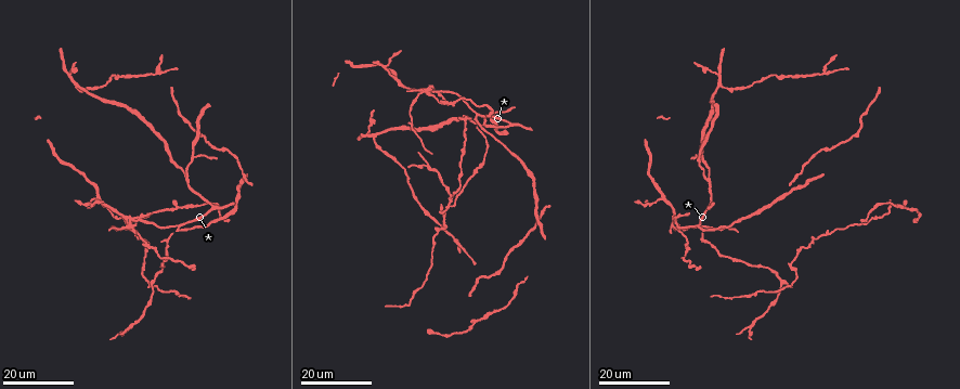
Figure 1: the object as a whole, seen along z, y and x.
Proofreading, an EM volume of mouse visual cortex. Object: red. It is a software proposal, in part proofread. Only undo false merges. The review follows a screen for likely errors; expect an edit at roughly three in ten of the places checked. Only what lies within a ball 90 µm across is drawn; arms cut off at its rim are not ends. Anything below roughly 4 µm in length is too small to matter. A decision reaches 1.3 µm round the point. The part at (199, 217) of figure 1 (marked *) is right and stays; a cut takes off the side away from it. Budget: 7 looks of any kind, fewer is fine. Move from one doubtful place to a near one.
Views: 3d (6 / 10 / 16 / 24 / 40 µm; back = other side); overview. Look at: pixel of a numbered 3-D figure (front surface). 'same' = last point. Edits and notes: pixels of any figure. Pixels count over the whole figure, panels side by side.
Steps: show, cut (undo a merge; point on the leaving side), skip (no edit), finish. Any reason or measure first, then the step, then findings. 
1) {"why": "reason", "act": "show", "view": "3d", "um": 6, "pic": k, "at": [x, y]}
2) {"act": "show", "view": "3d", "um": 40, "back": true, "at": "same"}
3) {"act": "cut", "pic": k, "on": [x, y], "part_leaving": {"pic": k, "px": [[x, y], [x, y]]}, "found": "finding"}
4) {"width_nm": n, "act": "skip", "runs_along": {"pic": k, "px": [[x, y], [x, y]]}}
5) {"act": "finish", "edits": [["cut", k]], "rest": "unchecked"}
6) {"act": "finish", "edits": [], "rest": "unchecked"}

{"why": "branch point", "act": "show", "view": "3d", "um": 24, "pic": 1, "at": [180, 227]}

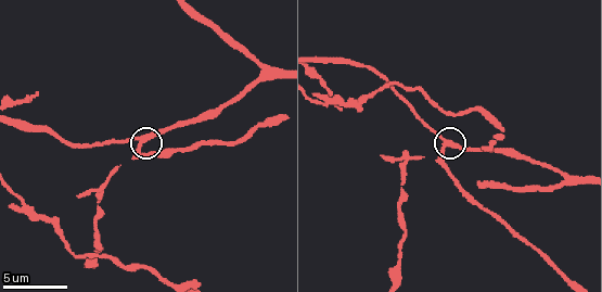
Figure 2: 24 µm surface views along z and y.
{"act": "show", "view": "3d", "um": 10, "pic": 2, "at": [445, 142]}

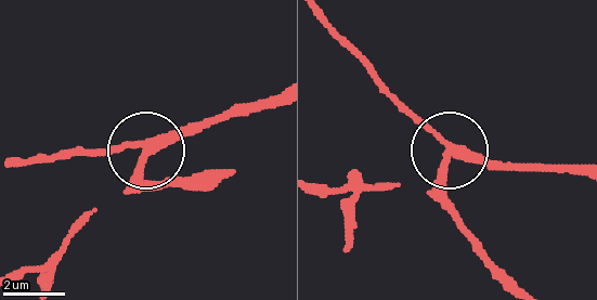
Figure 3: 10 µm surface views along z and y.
{"arms": 3, "act": "skip", "runs_along": {"pic": 3, "px": [[583, 174], [459, 157], [376, 76]]}, "found": "one neuron here"}

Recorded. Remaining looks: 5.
{"why": "three-way junction", "act": "show", "view": "3d", "um": 16, "pic": 1, "at": [193, 155]}

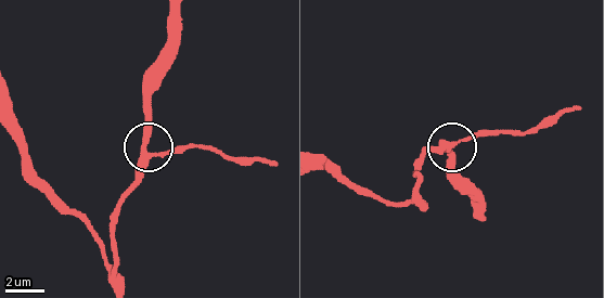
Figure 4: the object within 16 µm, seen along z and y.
{"why": "zoom in", "act": "show", "view": "3d", "um": 6, "pic": 4, "at": [149, 154]}

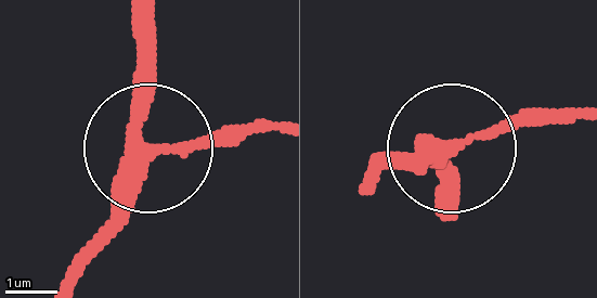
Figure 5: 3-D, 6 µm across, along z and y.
{"side_arm_um": 8, "act": "skip", "runs_along": {"pic": 5, "px": [[72, 271], [137, 155], [278, 129]]}, "found": "all the same neuron"}

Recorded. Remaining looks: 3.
{"why": "branch point", "act": "show", "view": "3d", "um": 24, "pic": 1, "at": [447, 207]}

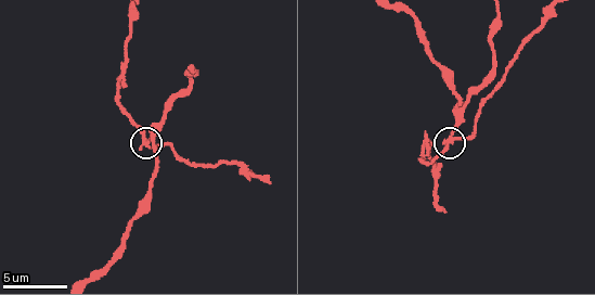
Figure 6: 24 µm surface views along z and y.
{"why": "zoom in", "act": "show", "view": "3d", "um": 6, "pic": 6, "at": [453, 138]}

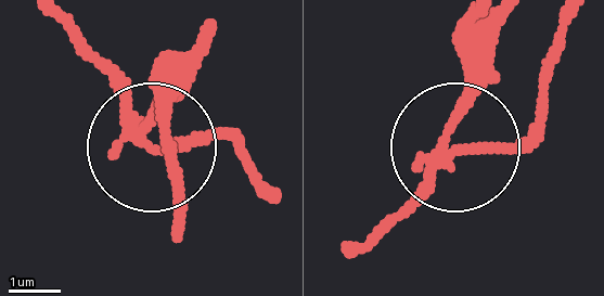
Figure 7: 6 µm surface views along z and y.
{"arms": 3, "act": "cut", "pic": 7, "on": [214, 131], "part_leaving": {"pic": 7, "px": [[132, 130], [128, 95], [63, 17]]}, "found": "two neurons meet here"}

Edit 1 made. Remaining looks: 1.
{"act": "finish", "edits": [["cut", 7]], "rest": "unchecked"}

